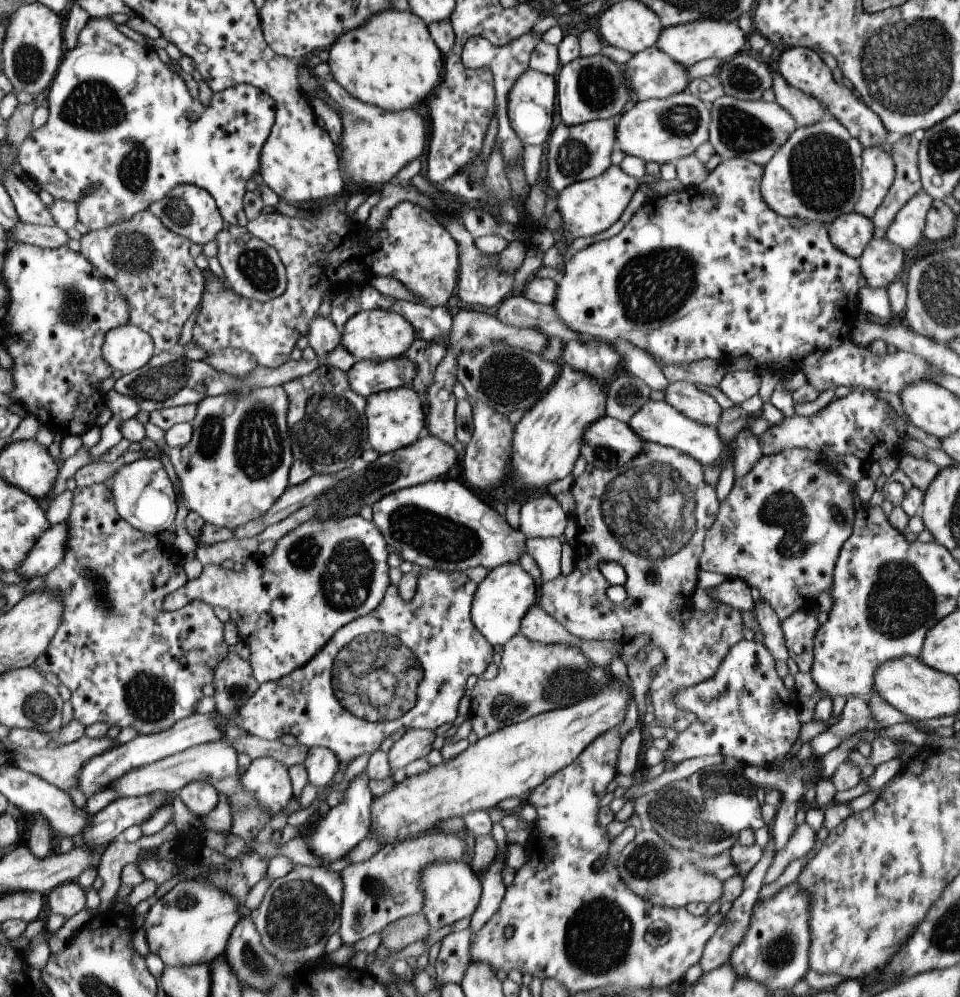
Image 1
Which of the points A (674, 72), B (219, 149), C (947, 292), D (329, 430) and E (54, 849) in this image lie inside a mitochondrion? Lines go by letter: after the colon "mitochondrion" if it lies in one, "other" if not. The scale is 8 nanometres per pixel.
A: other
B: other
C: mitochondrion
D: mitochondrion
E: other

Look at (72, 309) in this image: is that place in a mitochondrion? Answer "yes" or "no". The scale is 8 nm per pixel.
yes

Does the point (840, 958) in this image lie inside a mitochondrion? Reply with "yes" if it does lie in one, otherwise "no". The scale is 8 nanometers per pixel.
no

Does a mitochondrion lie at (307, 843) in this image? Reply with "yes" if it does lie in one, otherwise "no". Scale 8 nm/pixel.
no

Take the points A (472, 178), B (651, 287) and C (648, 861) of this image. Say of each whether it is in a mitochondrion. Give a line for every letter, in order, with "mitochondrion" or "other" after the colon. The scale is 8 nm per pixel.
A: mitochondrion
B: mitochondrion
C: mitochondrion

